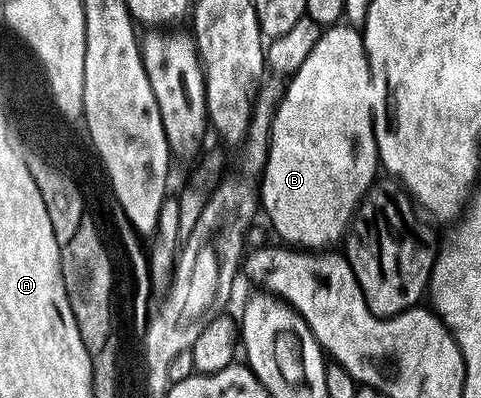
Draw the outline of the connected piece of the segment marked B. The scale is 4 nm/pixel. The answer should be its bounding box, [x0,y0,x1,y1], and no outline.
[259,24,381,252]

